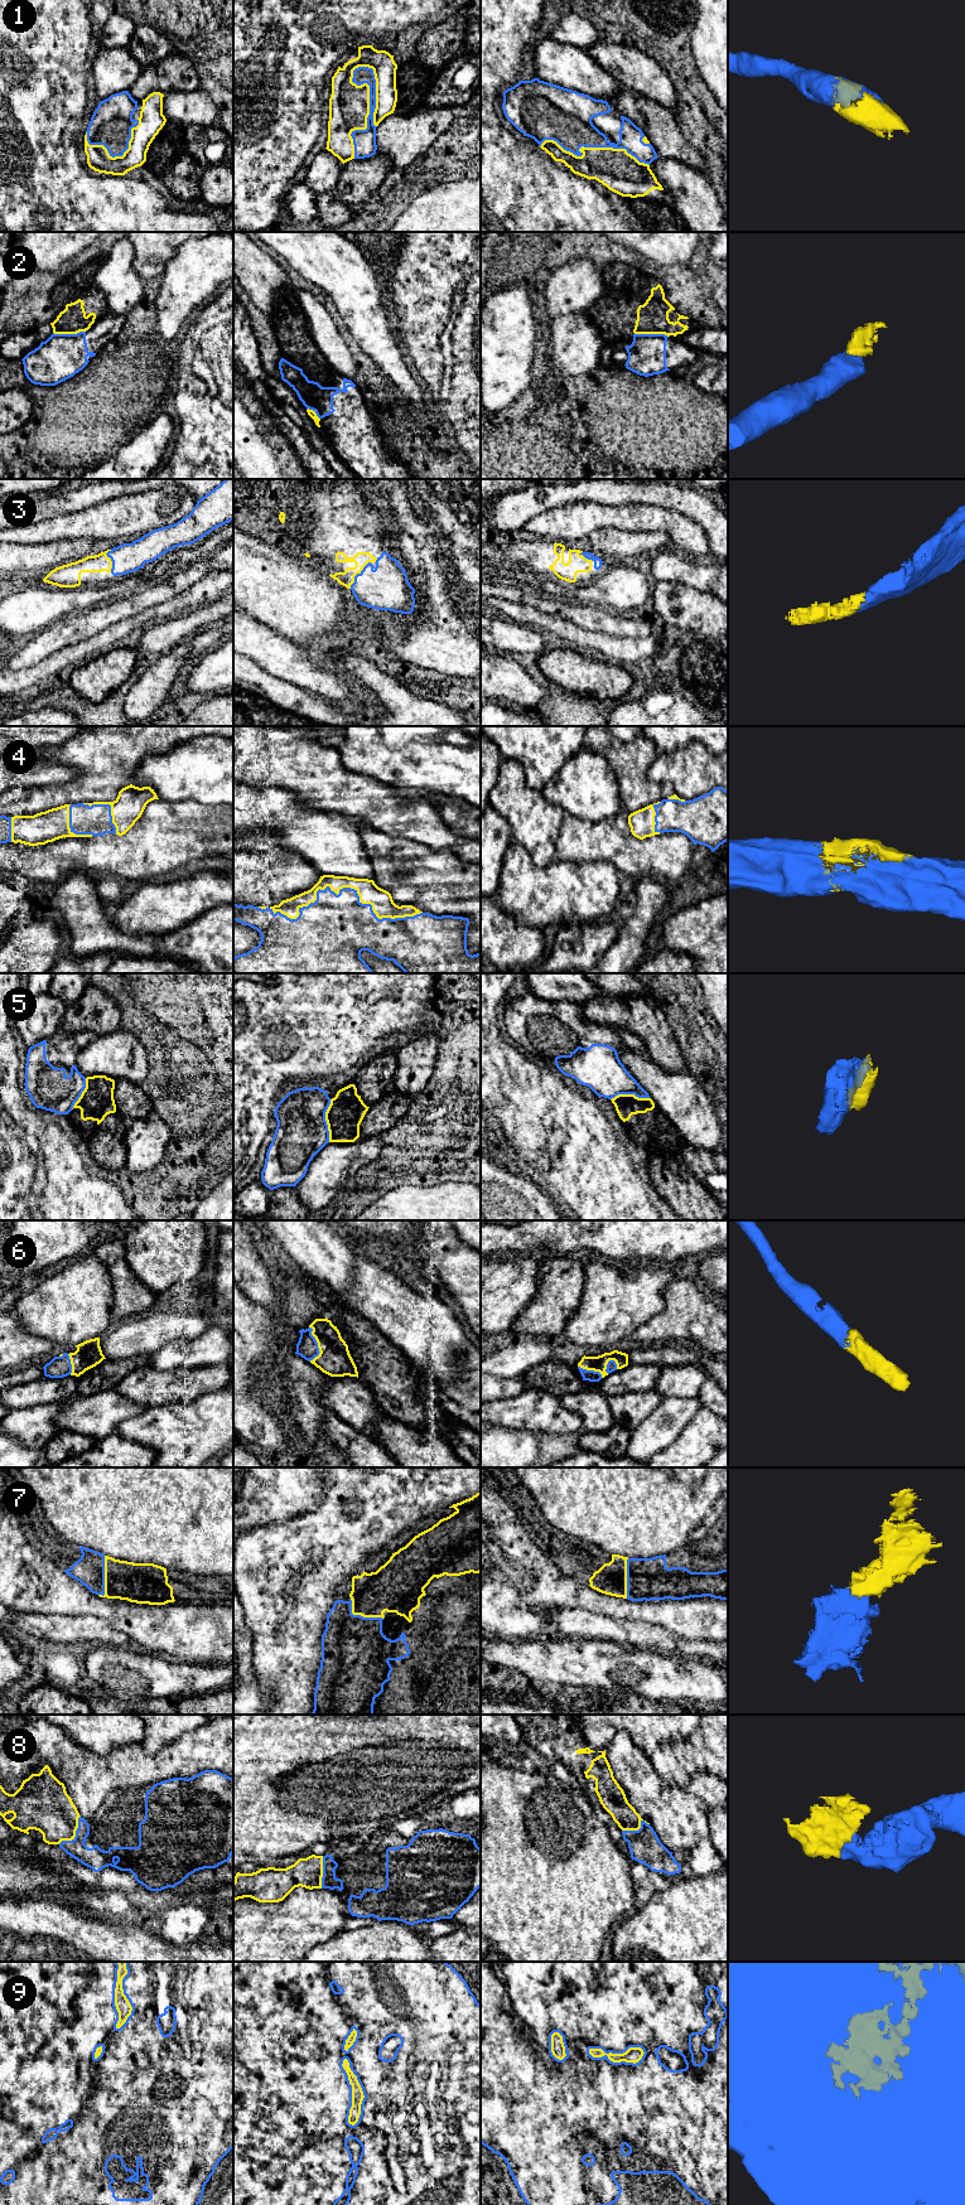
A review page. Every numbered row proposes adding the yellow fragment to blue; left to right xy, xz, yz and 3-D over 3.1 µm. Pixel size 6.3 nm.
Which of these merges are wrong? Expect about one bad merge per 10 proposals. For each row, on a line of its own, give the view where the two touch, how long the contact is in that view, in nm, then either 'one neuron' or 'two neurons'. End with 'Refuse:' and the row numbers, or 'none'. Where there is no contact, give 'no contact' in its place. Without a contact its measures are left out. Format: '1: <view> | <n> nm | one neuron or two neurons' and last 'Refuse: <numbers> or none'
1: xz | 600 nm | one neuron
2: xy | 220 nm | two neurons
3: xz | 220 nm | one neuron
4: xz | 950 nm | one neuron
5: xz | 280 nm | two neurons
6: xz | 220 nm | one neuron
7: xz | 260 nm | one neuron
8: xy | 240 nm | one neuron
9: xz | 440 nm | one neuron
Refuse: 2, 5

